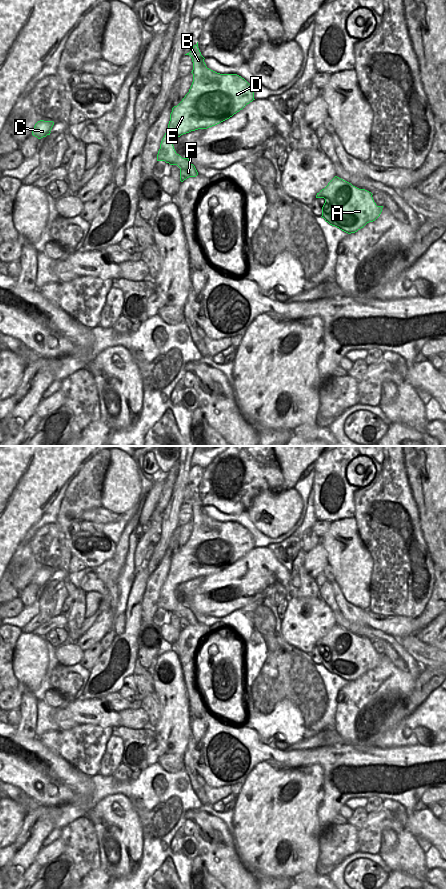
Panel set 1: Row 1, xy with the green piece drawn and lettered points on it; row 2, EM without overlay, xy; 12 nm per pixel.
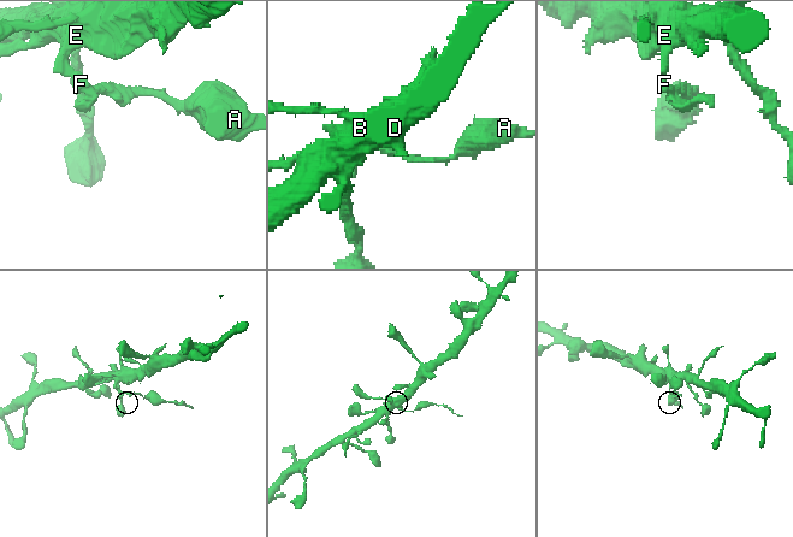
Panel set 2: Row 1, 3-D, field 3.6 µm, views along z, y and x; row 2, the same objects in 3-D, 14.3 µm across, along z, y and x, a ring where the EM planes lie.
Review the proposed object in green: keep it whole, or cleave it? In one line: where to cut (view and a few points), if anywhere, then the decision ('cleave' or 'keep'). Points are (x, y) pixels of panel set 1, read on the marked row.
cut xy (176, 153), (176, 160), (170, 164); cleave

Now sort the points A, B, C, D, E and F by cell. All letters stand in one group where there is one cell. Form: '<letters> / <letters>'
A F / B C D E

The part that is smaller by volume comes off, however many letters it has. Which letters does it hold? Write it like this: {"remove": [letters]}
{"remove": ["A", "F"]}

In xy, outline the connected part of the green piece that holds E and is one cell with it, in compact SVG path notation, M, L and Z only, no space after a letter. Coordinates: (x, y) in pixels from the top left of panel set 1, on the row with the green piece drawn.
M198 42L185 55L192 58L193 70L191 73L193 74L193 82L182 101L172 108L168 129L157 154L157 161L165 161L169 164L176 162L176 151L173 144L178 137L191 131L215 126L229 119L255 100L254 90L244 78L237 74L220 74L206 66L205 58L198 48Z

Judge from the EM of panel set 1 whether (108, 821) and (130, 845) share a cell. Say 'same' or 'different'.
same

